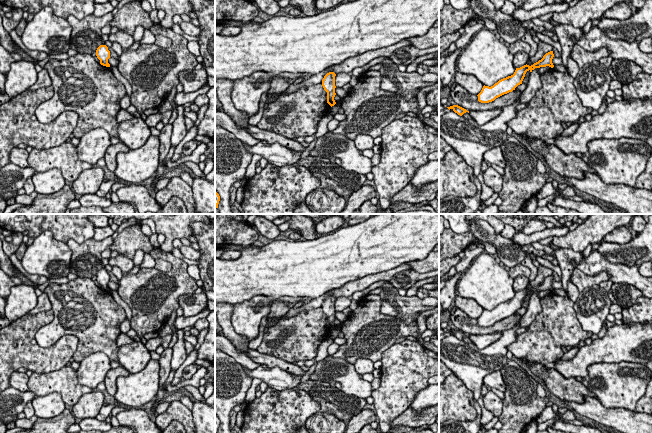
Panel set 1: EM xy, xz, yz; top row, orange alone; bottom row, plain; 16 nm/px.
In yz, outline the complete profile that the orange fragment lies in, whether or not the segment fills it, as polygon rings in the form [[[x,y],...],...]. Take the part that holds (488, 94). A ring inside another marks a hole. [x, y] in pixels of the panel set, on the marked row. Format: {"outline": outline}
{"outline": [[[550,51],[546,53],[541,60],[533,65],[529,66],[526,64],[520,68],[516,68],[513,75],[499,80],[493,86],[489,87],[484,85],[481,92],[477,95],[478,101],[481,103],[489,103],[504,94],[512,92],[518,85],[522,84],[527,71],[532,72],[535,68],[546,66],[553,68],[553,57],[553,51]]]}

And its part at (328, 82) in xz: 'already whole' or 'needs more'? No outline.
already whole

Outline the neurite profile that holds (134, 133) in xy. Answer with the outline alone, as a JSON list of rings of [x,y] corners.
[[[135,117],[119,123],[118,138],[130,150],[142,147],[150,135],[149,126],[141,117]]]

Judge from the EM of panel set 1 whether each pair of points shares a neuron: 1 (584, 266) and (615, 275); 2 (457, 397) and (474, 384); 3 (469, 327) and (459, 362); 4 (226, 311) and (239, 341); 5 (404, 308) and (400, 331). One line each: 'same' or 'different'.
1: same
2: different
3: different
4: same
5: different

